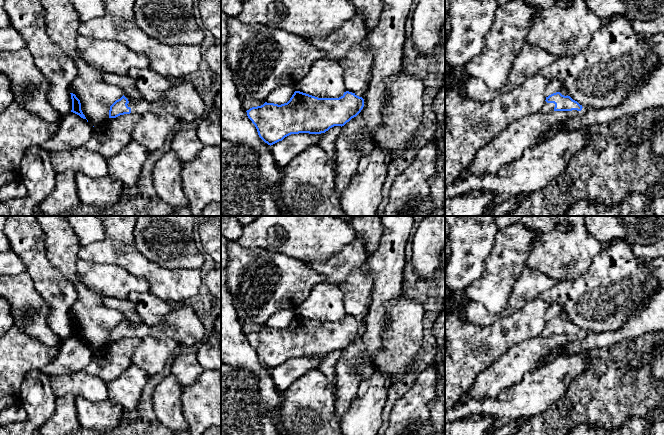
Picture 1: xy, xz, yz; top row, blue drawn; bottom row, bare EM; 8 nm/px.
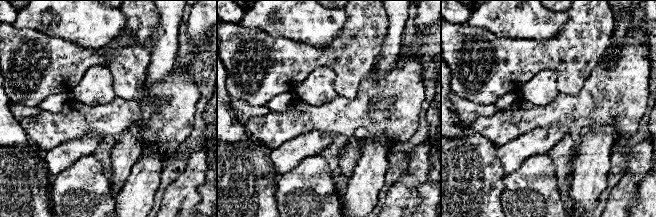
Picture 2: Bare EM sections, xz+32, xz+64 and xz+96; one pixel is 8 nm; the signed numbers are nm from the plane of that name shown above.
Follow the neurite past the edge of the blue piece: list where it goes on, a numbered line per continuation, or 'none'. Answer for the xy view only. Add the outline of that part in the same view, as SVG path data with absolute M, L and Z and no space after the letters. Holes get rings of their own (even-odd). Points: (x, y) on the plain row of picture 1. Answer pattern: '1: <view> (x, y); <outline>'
1: xy (181, 324); M190 305L172 310L157 325L149 326L138 322L134 327L128 327L132 338L143 339L147 336L155 338L170 338L178 345L195 346L204 340L205 328L194 309Z

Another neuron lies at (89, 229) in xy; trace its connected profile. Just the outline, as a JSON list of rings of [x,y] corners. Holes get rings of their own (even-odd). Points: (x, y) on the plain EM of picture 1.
[[[64,216],[78,237],[81,246],[102,241],[105,238],[104,227],[95,216]]]

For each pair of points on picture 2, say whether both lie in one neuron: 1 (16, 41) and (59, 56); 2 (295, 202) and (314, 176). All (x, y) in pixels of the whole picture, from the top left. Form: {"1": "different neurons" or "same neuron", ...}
{"1": "same neuron", "2": "same neuron"}

